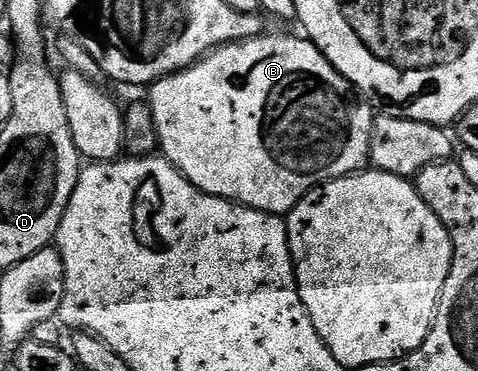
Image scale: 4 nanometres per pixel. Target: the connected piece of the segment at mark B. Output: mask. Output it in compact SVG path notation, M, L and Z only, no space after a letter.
M263 33L257 35L255 39L245 39L243 43L225 43L199 59L197 63L193 63L191 67L185 67L182 71L177 71L175 75L165 75L163 79L149 84L148 106L158 134L158 147L166 160L193 187L199 187L201 191L209 195L218 195L221 199L228 199L231 203L241 203L244 207L285 217L313 187L319 187L321 183L328 183L331 179L342 179L346 175L353 175L367 166L370 158L370 138L376 118L375 108L359 98L349 81L326 60L322 50L309 37L298 35Z

